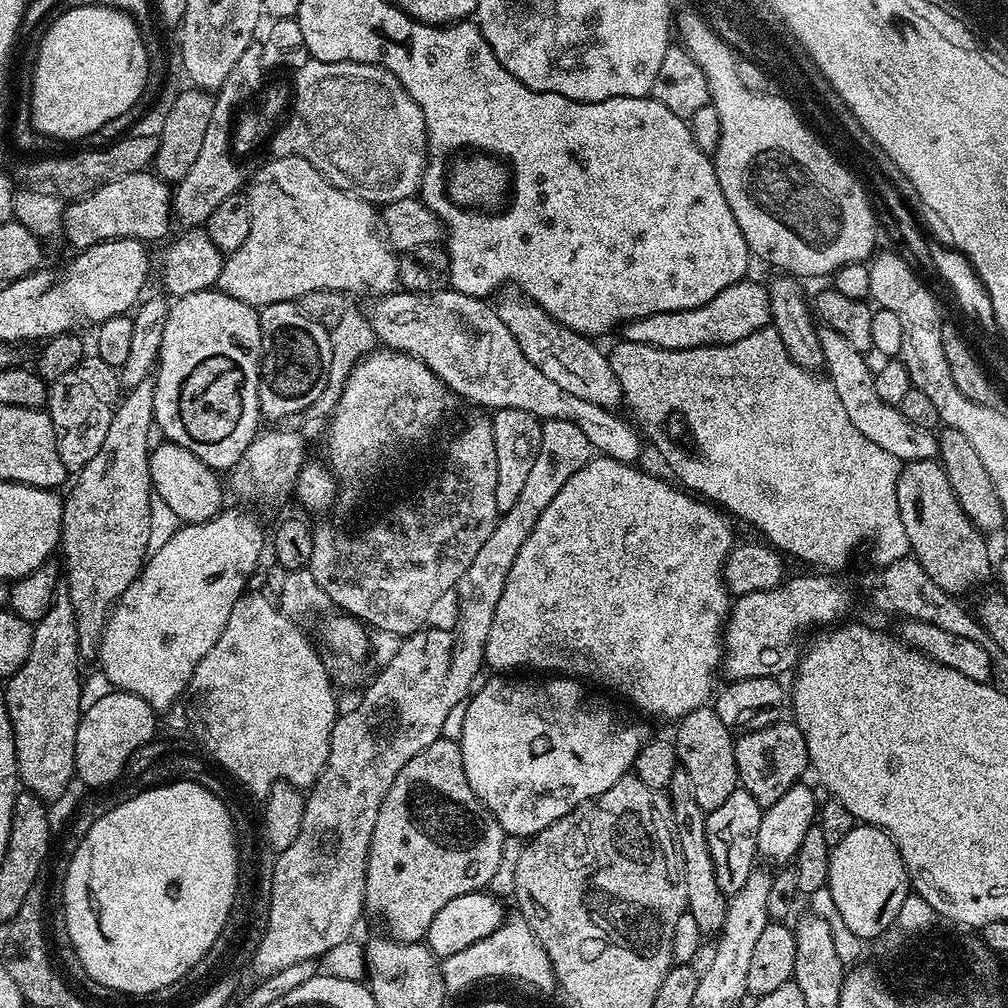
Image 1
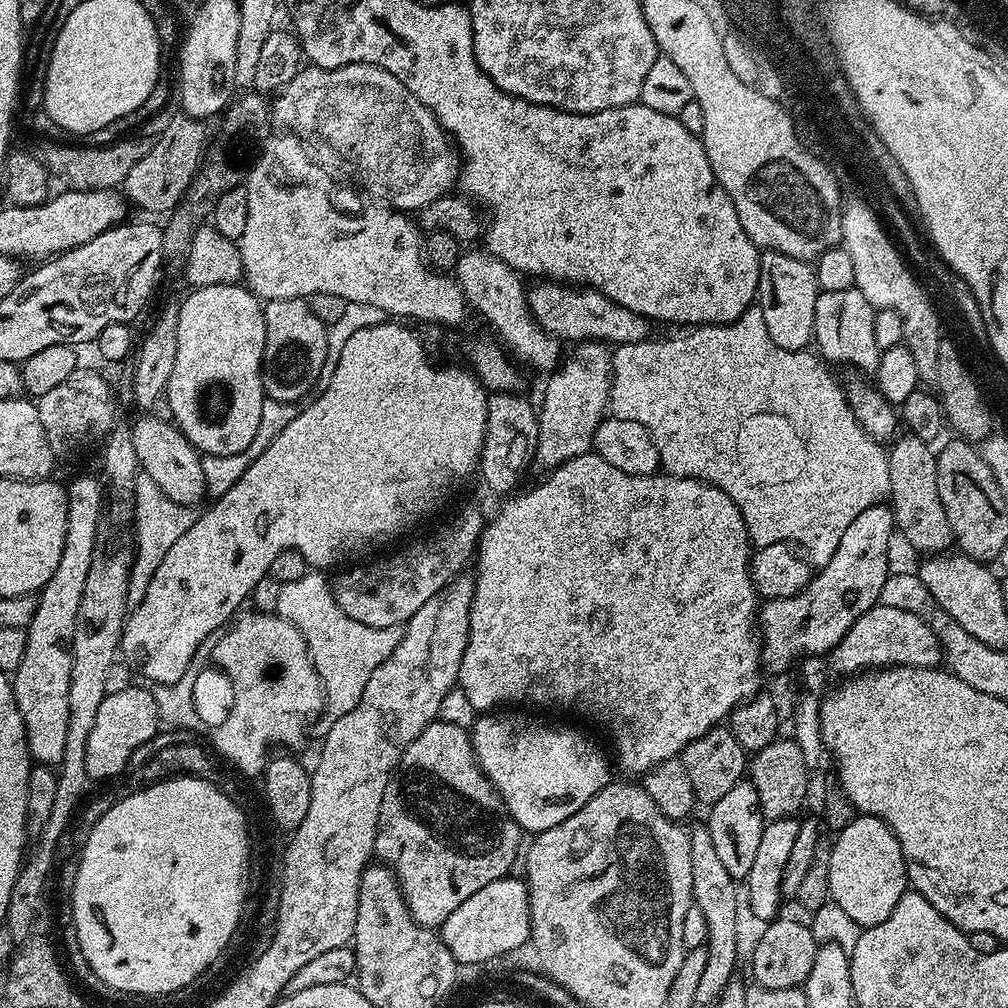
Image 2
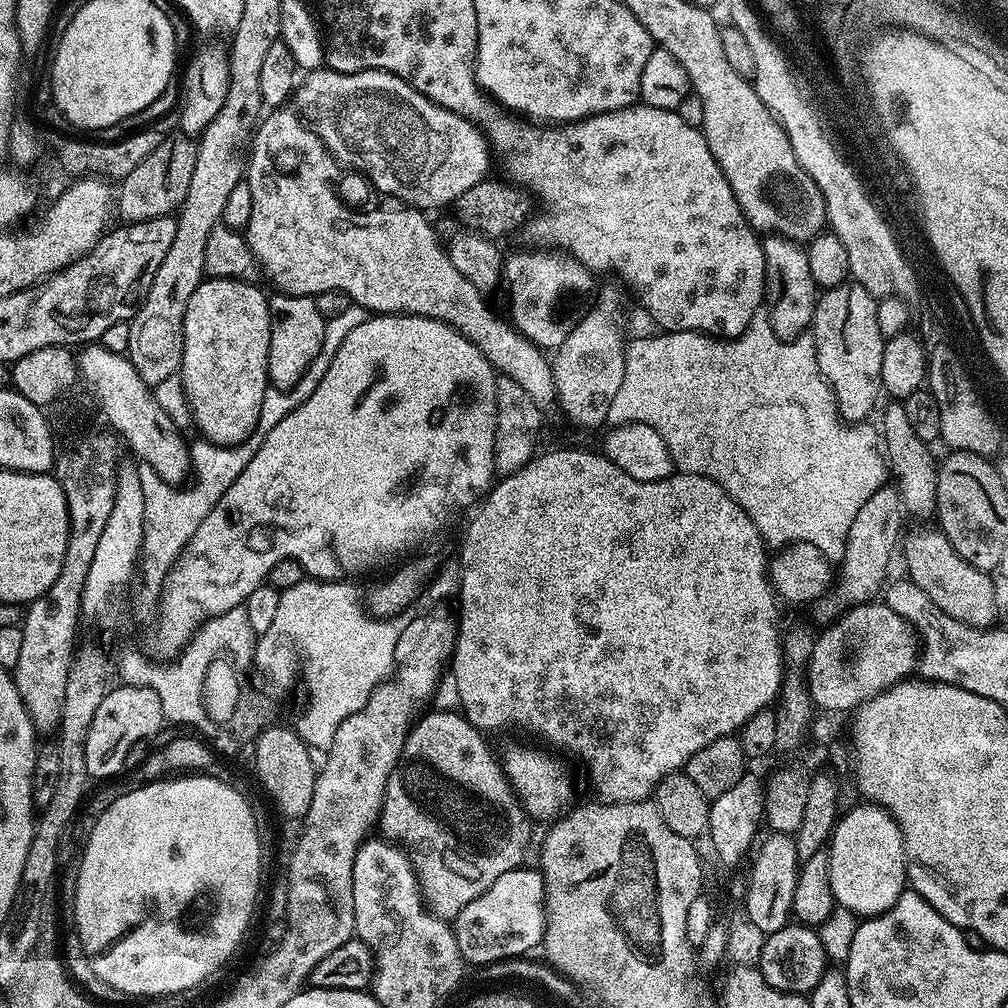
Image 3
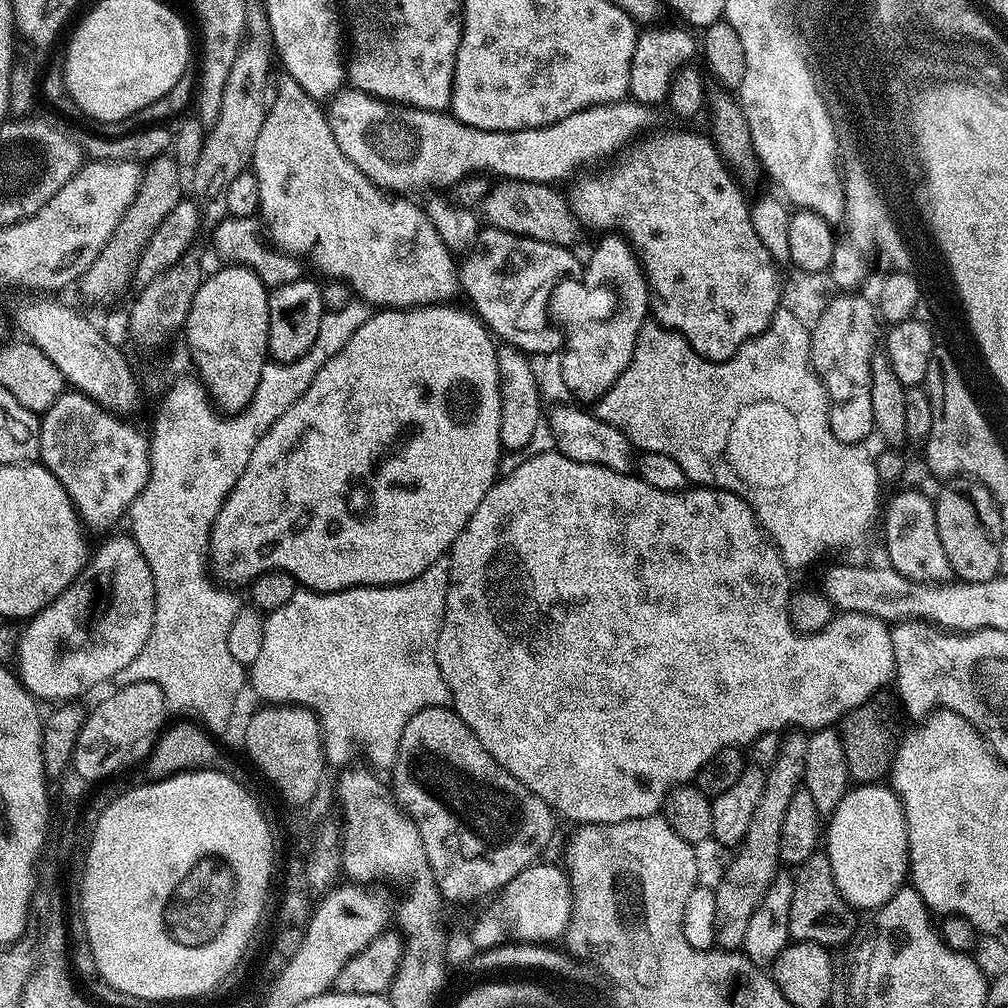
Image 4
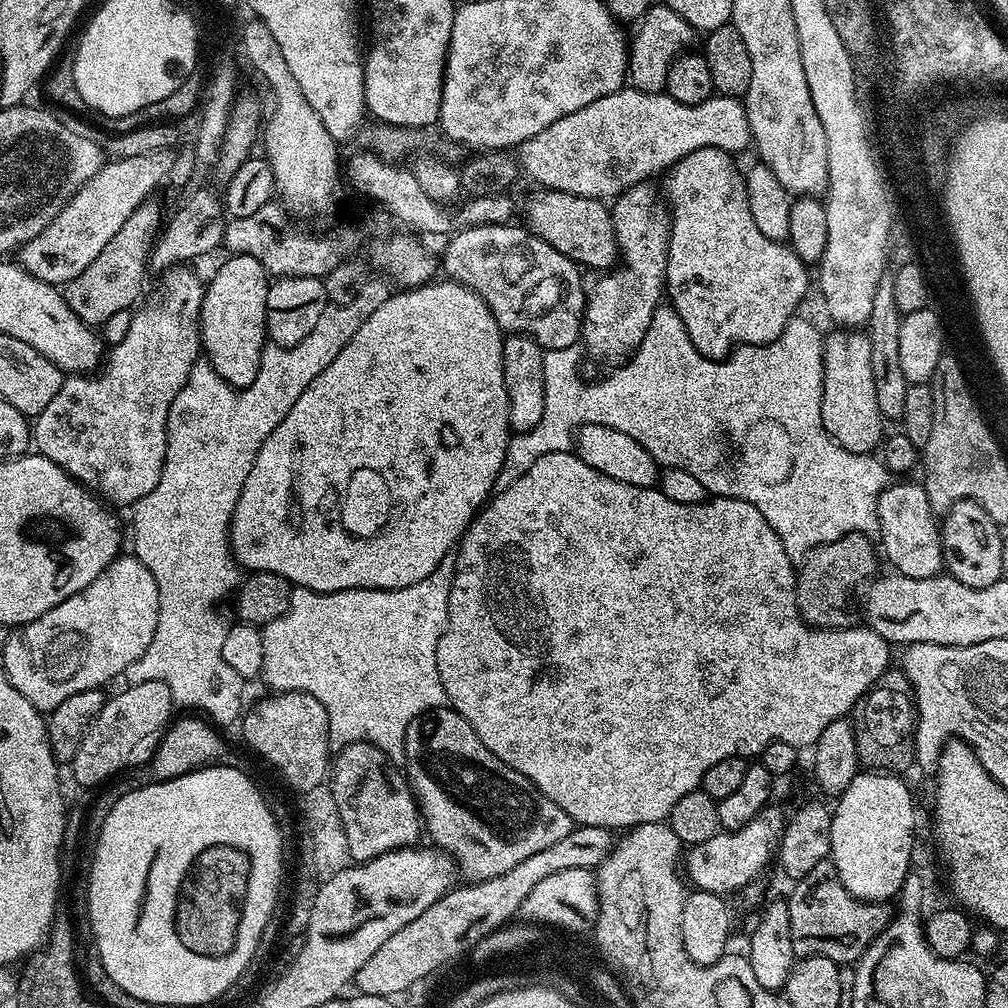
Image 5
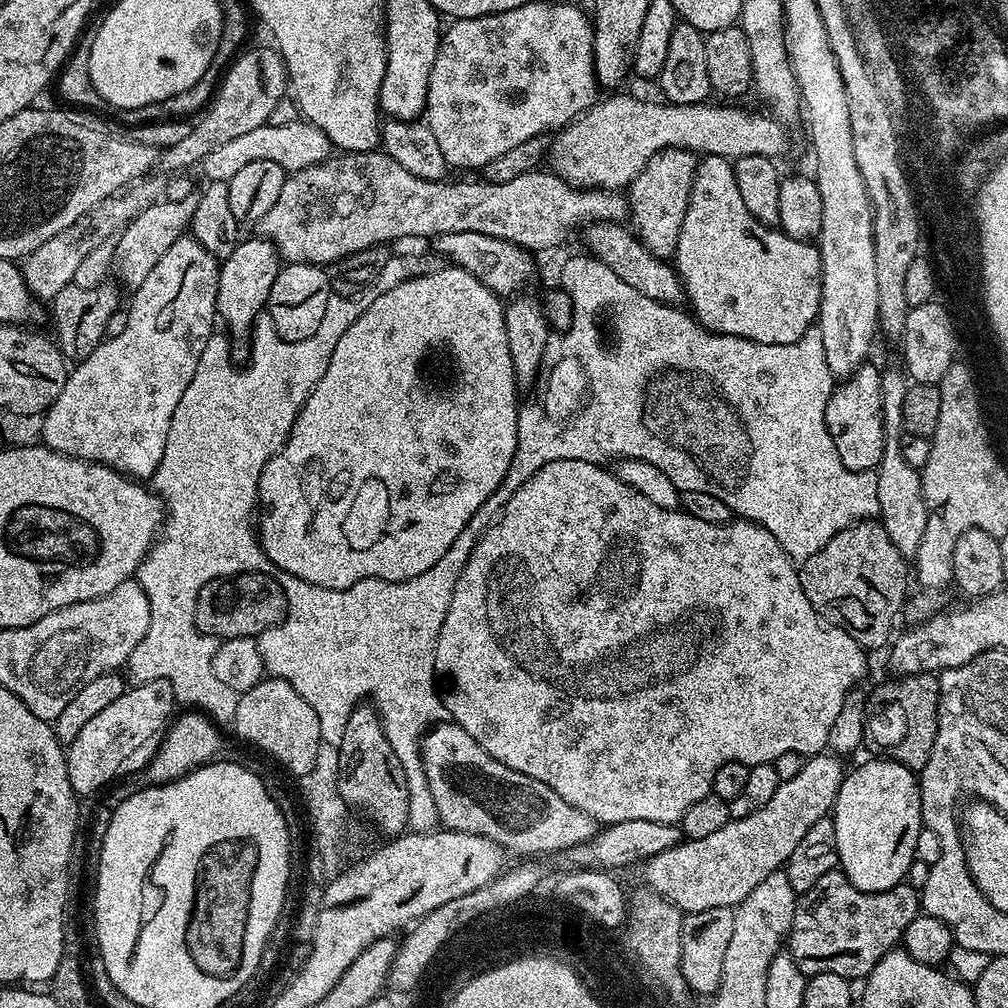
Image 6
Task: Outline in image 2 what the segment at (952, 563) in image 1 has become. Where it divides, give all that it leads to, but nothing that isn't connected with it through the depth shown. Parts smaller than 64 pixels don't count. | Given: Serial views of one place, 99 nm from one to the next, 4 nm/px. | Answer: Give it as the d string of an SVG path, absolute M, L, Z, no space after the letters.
M911 434L897 435L891 441L887 449L890 466L888 496L895 531L899 535L901 532L914 549L924 552L920 554L940 554L953 545L954 537L950 518L946 518L946 510L942 510L942 498L938 498L936 452L928 448L931 448L929 441L919 440Z

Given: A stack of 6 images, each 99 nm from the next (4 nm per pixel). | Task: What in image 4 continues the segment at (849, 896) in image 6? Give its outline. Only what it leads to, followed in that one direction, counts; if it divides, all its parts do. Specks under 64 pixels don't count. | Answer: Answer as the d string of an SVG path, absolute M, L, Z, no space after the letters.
M818 850L810 858L806 858L806 862L799 864L792 876L792 885L794 898L790 898L788 934L793 941L805 940L833 946L832 944L847 945L853 939L858 927L857 913L834 882L834 870L830 866L827 851Z

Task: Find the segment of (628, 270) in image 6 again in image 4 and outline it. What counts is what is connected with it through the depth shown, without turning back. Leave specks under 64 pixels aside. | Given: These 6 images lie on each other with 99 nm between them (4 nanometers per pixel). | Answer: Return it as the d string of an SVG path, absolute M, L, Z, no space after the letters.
M501 179L489 187L482 205L483 219L491 227L506 230L515 236L534 238L551 244L575 245L577 218L572 212L567 195L563 191L555 192L556 190L551 184Z

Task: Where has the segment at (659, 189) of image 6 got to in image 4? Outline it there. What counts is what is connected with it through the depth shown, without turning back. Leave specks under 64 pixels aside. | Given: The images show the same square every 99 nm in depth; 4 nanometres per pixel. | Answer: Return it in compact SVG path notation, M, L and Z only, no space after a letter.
M604 234L599 237L596 249L584 268L584 281L565 278L551 285L547 293L548 314L553 325L562 333L562 355L559 379L577 396L575 399L595 402L613 388L618 378L630 366L638 342L638 334L644 329L650 316L650 289L639 256L631 244L620 234Z

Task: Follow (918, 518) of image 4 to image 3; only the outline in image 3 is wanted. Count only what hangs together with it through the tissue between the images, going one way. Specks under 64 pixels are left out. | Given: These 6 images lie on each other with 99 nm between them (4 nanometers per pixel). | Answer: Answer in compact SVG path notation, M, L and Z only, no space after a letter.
M939 527L910 528L903 533L902 543L898 548L899 559L900 556L904 559L904 568L908 571L905 572L907 579L916 583L918 590L922 590L922 594L926 594L926 598L930 598L930 602L934 602L934 606L938 606L946 614L950 614L950 618L968 624L971 628L986 628L995 625L997 623L996 588L992 585L993 577L989 573L965 563L944 537L944 533L940 531Z

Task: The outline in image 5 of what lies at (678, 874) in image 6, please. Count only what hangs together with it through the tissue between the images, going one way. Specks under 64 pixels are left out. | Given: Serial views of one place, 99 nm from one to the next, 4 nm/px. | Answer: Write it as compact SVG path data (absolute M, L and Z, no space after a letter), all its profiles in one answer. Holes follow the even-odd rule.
M765 806L765 808L762 811L760 811L759 814L757 814L757 816L754 819L752 819L750 822L746 822L746 826L742 826L741 828L738 829L737 832L727 832L727 831L724 831L724 830L721 830L721 831L717 832L715 837L714 837L715 843L713 843L711 845L711 848L713 847L712 848L712 864L711 864L710 861L707 860L706 857L700 856L700 855L703 854L704 851L706 851L705 845L702 845L702 844L691 845L691 847L689 847L687 849L686 855L683 857L683 860L682 860L682 868L683 868L683 871L686 873L687 883L689 885L691 885L691 887L693 889L696 889L696 890L699 890L699 891L702 891L702 892L713 892L714 894L718 894L719 896L723 896L723 897L727 897L729 895L728 892L732 892L732 894L739 893L740 889L745 888L745 886L747 886L748 884L753 883L753 881L755 881L757 879L757 877L759 877L759 876L756 876L756 875L758 875L759 872L762 871L763 868L767 866L768 859L770 859L771 856L772 856L772 859L773 859L774 853L777 851L777 849L779 849L780 838L784 834L784 826L785 826L785 823L786 823L785 813L782 814L782 813L779 812L778 809L772 808L772 807L773 806ZM739 851L740 852L745 852L745 854L748 855L748 864L736 865L735 862L732 861L732 860L736 860L736 859L739 858L739 856L740 856L740 852Z

